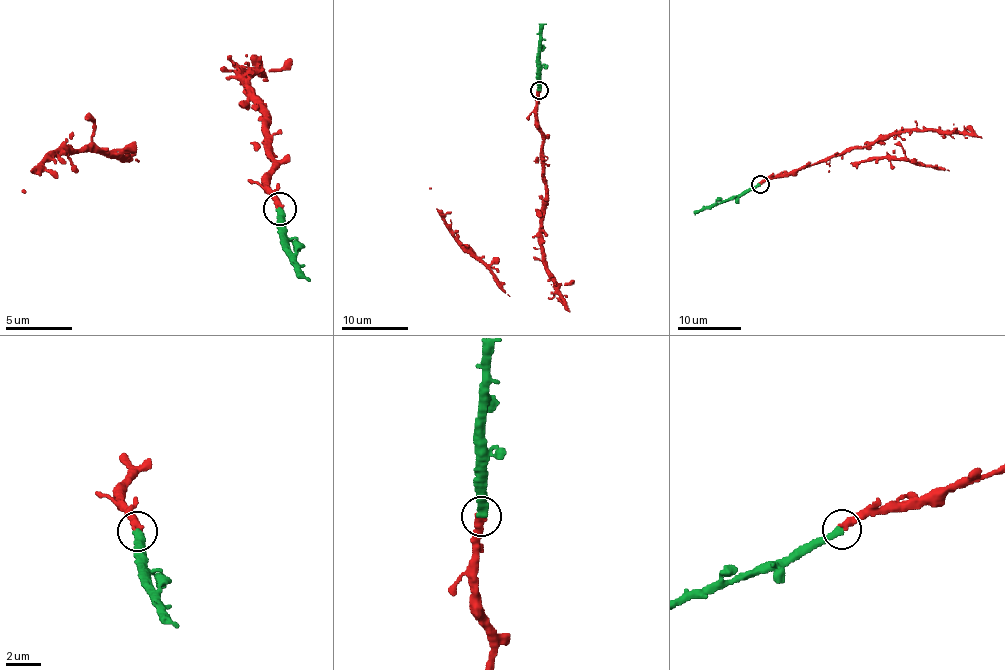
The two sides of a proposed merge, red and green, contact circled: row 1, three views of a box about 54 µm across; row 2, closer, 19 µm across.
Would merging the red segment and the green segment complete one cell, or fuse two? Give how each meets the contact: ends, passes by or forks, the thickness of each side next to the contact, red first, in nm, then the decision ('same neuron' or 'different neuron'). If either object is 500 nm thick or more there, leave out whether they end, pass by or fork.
red ends | green ends | 420/420 nm | same neuron

